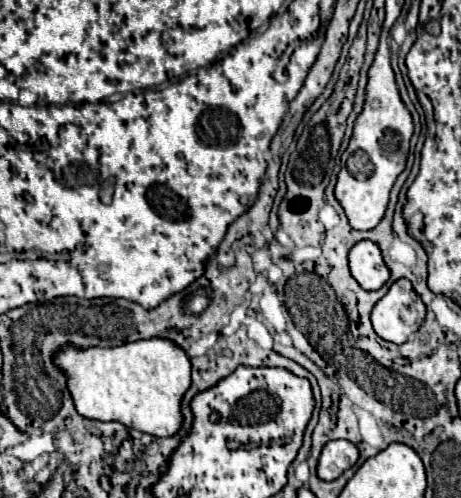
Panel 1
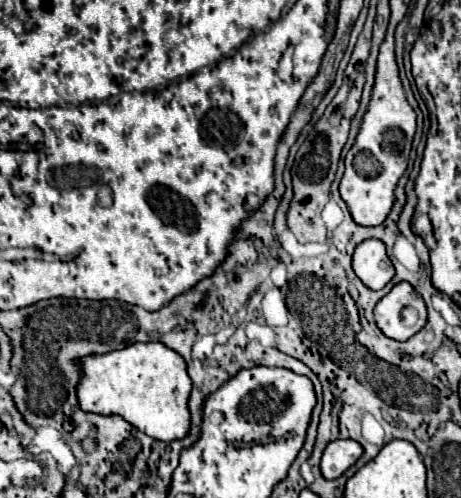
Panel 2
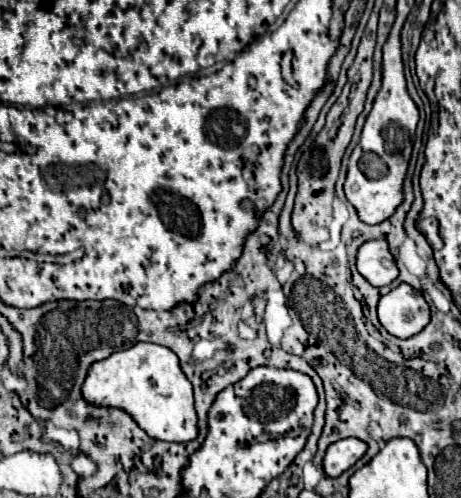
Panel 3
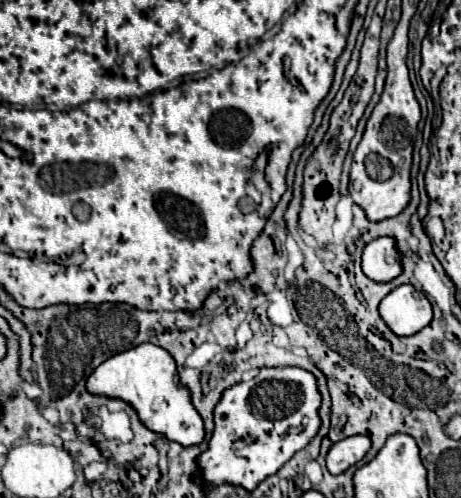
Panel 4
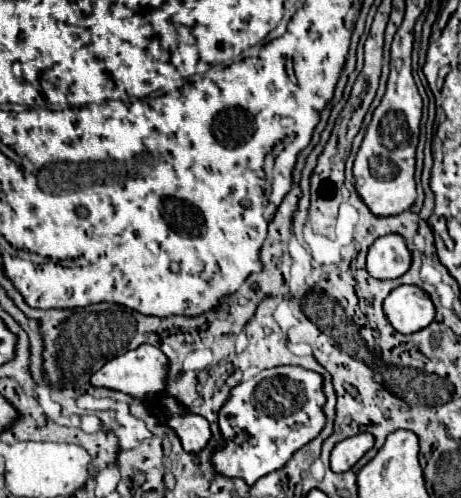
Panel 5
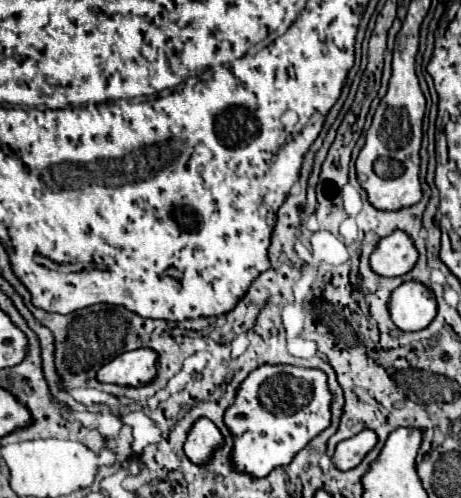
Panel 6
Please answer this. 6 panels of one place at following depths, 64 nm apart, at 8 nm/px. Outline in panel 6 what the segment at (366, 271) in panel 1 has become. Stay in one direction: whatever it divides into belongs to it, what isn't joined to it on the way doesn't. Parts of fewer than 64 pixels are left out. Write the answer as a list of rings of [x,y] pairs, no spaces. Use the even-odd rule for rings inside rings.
[[[392,232],[382,238],[370,254],[370,268],[378,276],[404,276],[414,268],[418,252],[404,232]]]

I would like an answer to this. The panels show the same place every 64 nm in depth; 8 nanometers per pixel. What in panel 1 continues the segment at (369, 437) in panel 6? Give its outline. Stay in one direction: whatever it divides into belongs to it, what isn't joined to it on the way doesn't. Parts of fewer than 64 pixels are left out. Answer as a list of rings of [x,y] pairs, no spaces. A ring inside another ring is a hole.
[[[332,440],[322,448],[316,474],[320,480],[332,482],[344,470],[354,466],[356,460],[358,460],[358,452],[354,444],[348,444],[348,440]]]

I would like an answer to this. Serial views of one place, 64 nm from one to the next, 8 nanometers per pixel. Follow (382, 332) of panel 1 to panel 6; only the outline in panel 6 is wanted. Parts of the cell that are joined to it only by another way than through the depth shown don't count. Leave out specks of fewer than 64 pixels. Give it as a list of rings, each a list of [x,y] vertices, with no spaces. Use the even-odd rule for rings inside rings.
[[[404,282],[390,294],[388,312],[402,332],[416,332],[434,320],[436,298],[424,284]]]

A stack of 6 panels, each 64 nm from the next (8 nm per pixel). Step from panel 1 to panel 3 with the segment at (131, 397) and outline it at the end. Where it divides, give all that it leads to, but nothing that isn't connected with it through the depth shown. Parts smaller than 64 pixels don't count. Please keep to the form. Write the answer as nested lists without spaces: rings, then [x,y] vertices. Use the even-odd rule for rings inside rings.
[[[136,342],[131,348],[94,362],[82,384],[82,396],[88,404],[120,408],[130,414],[150,438],[164,442],[188,442],[196,438],[192,384],[182,372],[178,356],[164,346]]]

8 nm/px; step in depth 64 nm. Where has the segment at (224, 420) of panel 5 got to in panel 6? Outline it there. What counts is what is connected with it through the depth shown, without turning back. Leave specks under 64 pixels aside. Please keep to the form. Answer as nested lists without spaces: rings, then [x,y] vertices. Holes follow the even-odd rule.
[[[288,364],[278,366],[260,366],[248,374],[248,378],[238,386],[234,402],[224,412],[224,424],[232,434],[232,466],[236,472],[250,474],[252,478],[268,476],[274,468],[290,464],[294,454],[302,450],[314,436],[318,436],[324,428],[330,426],[330,402],[332,394],[326,384],[326,374],[322,370],[298,368]]]

